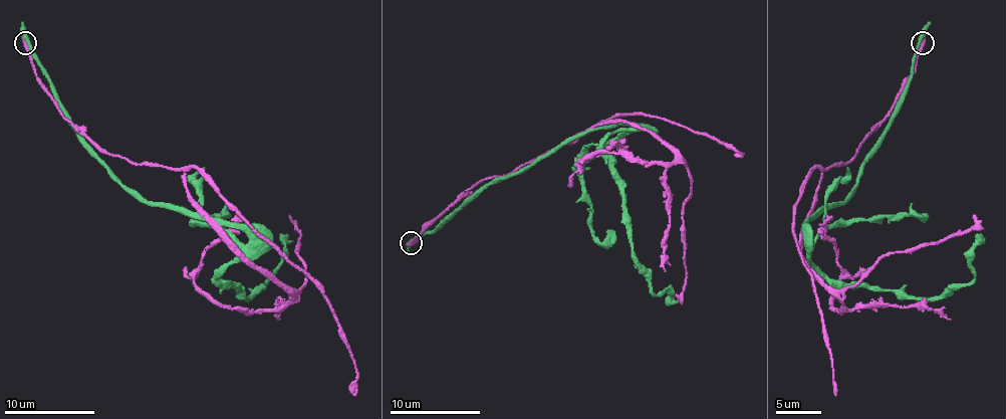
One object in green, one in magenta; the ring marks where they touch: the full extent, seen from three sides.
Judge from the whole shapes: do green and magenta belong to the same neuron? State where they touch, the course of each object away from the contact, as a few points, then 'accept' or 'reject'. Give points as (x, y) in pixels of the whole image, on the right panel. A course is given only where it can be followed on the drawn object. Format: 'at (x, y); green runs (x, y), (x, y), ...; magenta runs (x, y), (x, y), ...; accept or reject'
at (922, 42); green runs (922, 42), (883, 140), (840, 203), (803, 225), (803, 241), (828, 277), (938, 298), (974, 277), (983, 234); magenta runs (922, 42), (910, 80), (855, 155), (824, 169), (803, 225), (799, 252), (840, 311), (831, 216); reject

